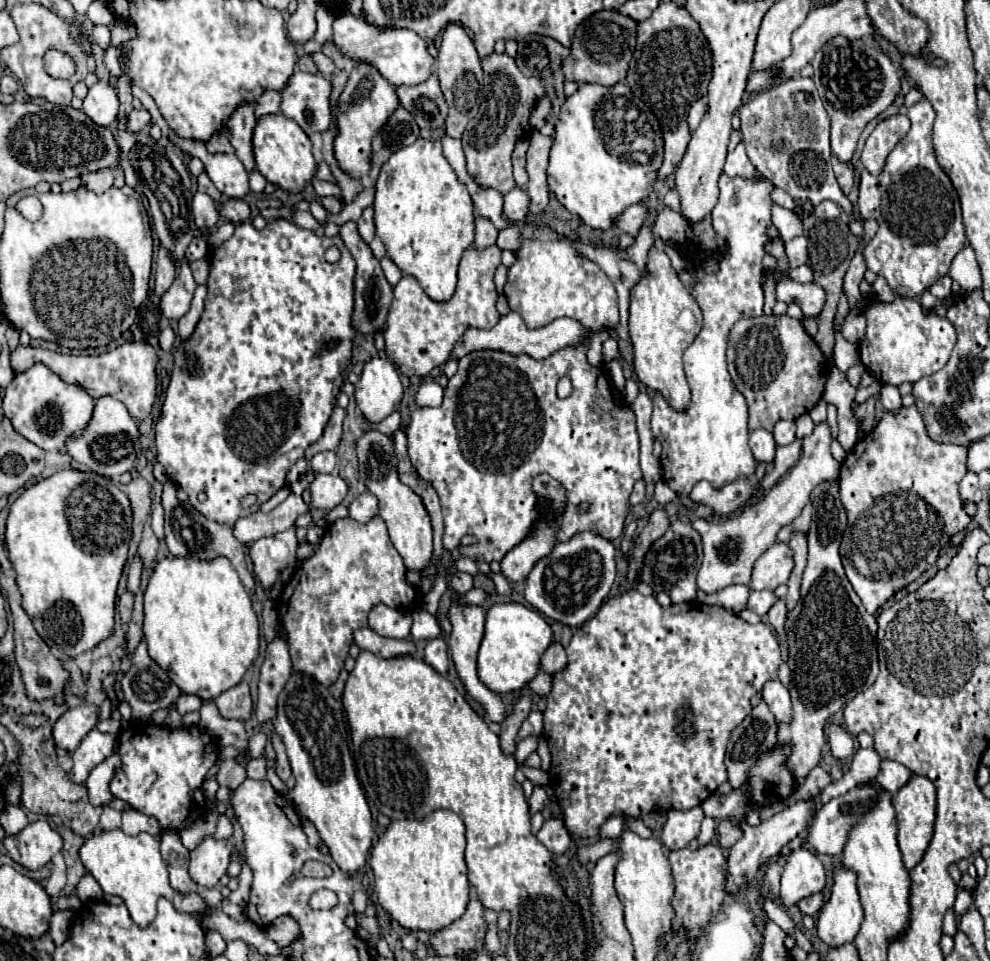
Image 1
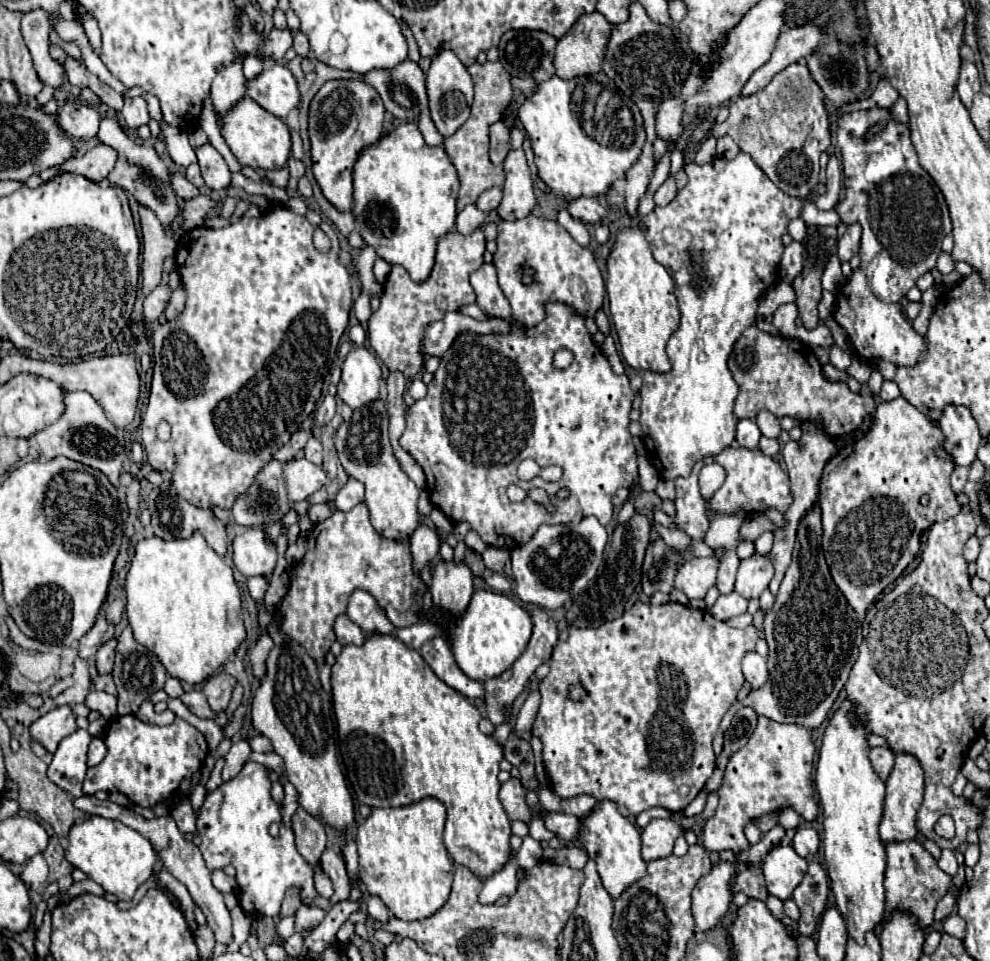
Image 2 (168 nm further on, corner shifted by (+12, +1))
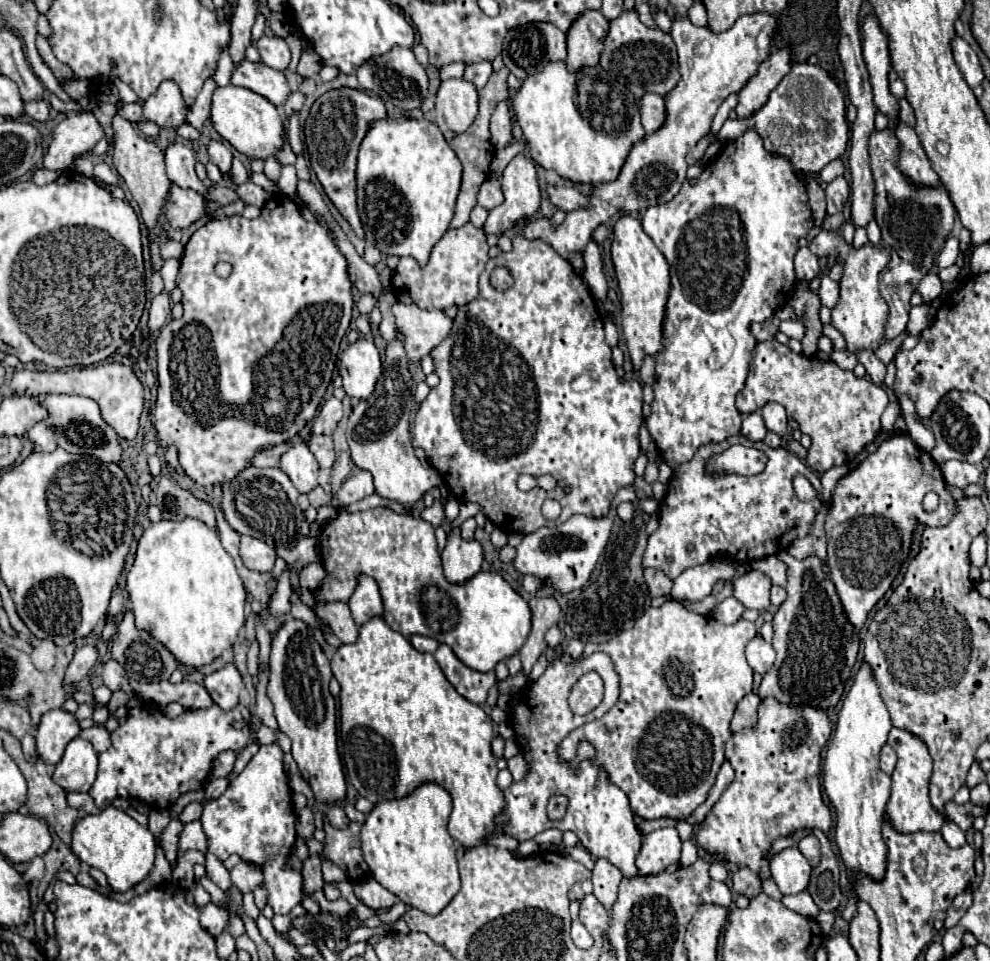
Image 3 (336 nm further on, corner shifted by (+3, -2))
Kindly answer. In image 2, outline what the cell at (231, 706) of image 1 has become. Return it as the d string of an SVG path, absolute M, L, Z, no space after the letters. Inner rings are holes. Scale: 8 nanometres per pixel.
M224 671L218 673L218 675L212 675L210 679L206 679L202 693L206 695L208 705L216 713L222 713L228 707L232 691L234 691L234 685L236 685L236 679L232 675L228 675L228 673L224 673Z

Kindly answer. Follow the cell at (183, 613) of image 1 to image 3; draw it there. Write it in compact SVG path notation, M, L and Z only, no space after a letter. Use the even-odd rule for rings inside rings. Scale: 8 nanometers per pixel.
M185 518L179 522L161 520L145 528L143 536L139 538L133 566L127 572L125 590L129 592L133 604L137 628L151 632L151 636L165 644L179 662L191 668L209 664L217 656L221 656L223 650L231 648L231 640L237 638L239 630L245 624L243 610L247 592L235 570L233 558L221 546L219 534L197 518Z

